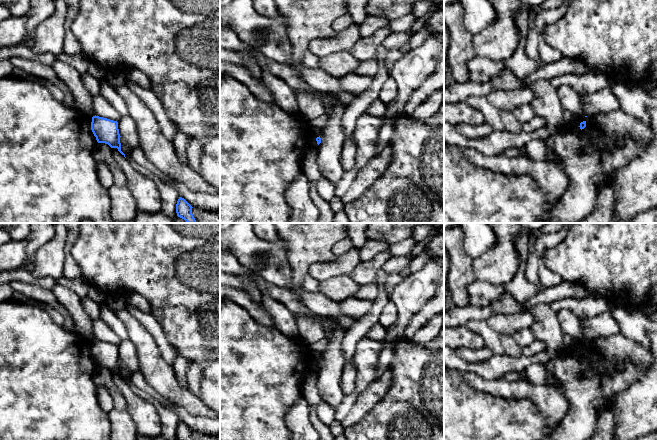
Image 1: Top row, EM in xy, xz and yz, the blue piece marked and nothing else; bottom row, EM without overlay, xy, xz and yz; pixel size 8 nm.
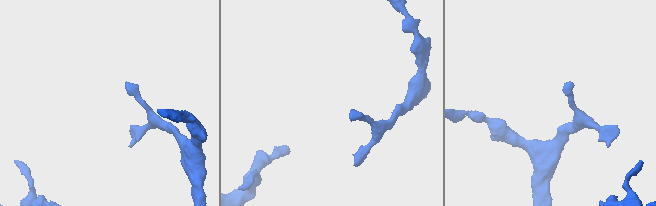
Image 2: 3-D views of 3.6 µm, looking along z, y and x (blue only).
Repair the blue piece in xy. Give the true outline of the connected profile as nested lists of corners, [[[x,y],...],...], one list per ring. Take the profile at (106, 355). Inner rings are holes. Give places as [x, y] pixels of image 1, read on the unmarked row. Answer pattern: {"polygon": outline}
{"polygon": [[[95,339],[92,341],[91,354],[98,367],[105,367],[111,372],[117,372],[125,381],[125,378],[121,375],[121,360],[119,358],[117,345]]]}

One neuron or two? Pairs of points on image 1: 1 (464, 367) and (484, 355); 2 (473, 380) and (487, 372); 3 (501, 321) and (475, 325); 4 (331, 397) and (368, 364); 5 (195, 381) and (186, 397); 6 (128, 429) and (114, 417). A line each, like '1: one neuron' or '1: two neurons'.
1: two neurons
2: two neurons
3: two neurons
4: two neurons
5: two neurons
6: one neuron

